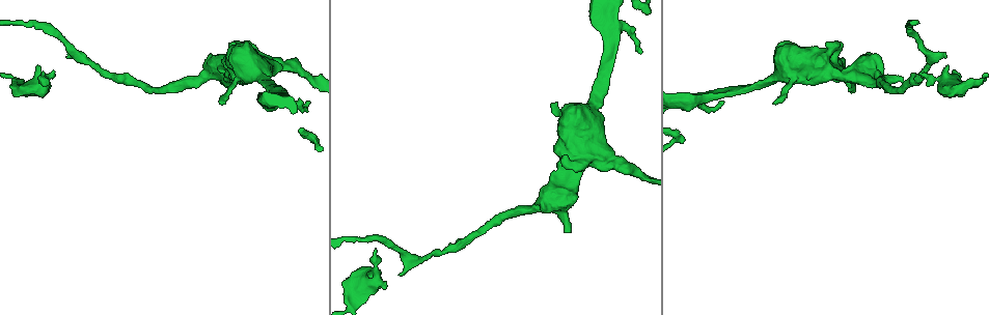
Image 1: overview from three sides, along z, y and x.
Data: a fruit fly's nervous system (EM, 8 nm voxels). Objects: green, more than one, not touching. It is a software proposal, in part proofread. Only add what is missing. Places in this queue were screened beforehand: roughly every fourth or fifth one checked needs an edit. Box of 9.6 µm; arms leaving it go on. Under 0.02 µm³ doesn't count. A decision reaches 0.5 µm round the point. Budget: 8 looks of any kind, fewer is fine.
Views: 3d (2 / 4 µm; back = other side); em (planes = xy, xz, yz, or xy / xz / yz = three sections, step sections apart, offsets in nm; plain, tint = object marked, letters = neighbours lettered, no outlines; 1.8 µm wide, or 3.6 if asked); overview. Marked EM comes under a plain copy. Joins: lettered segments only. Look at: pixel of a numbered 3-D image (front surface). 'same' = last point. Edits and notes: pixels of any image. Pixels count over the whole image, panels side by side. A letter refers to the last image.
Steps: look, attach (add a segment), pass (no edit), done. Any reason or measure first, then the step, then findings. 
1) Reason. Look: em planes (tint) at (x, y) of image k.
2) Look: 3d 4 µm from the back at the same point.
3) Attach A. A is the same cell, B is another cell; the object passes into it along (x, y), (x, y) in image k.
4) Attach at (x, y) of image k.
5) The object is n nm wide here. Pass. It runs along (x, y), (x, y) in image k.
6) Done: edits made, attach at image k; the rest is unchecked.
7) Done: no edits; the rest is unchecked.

Free end. Look: 3d 2 µm at (919, 73) of image 1.

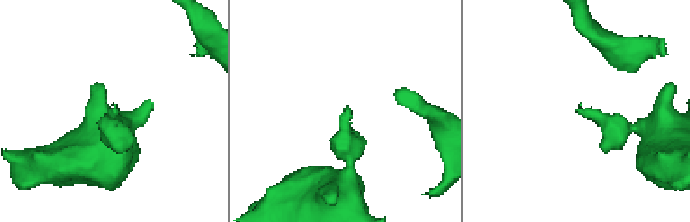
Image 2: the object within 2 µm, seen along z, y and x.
Look: em yz step 8 (tint) at (347, 111) of image 2.

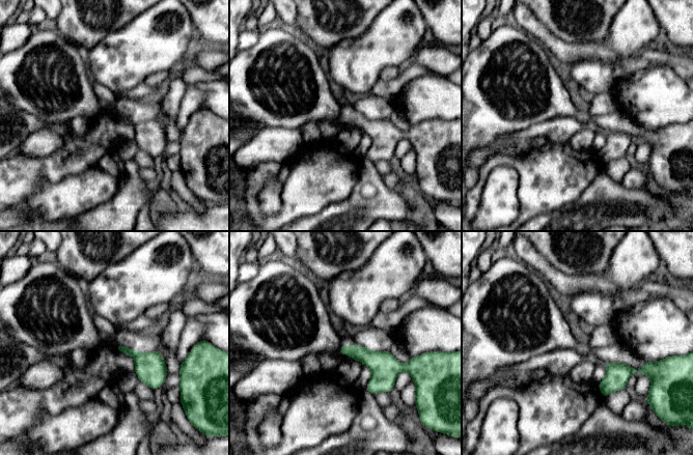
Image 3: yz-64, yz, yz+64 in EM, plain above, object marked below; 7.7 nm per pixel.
Look: em planes (letters) at the same point.

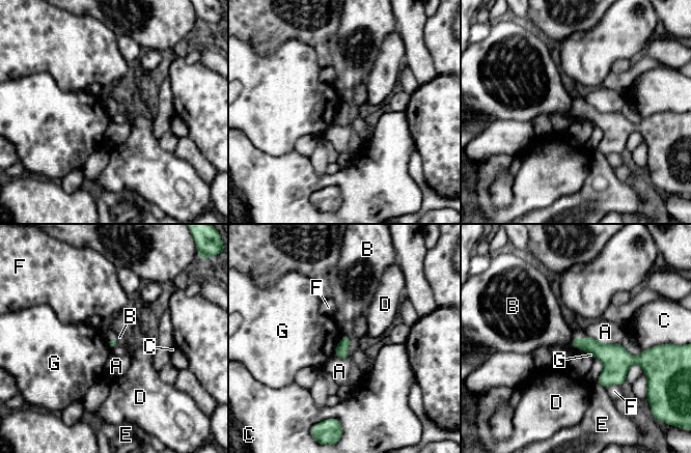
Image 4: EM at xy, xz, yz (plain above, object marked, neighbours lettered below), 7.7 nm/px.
The longest contact is with A, 220 nm. Pass. A, B, C, D, E, F and G are other cells; none of them fits.

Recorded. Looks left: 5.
Branch stops here. Look: em xz step 8 (letters) at (567, 232) of image 1.

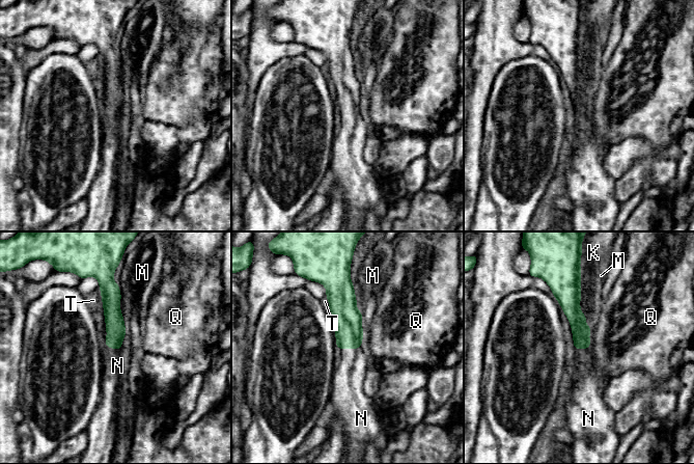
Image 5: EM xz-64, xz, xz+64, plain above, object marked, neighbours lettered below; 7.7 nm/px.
Look: em planes (letters) at the same point.

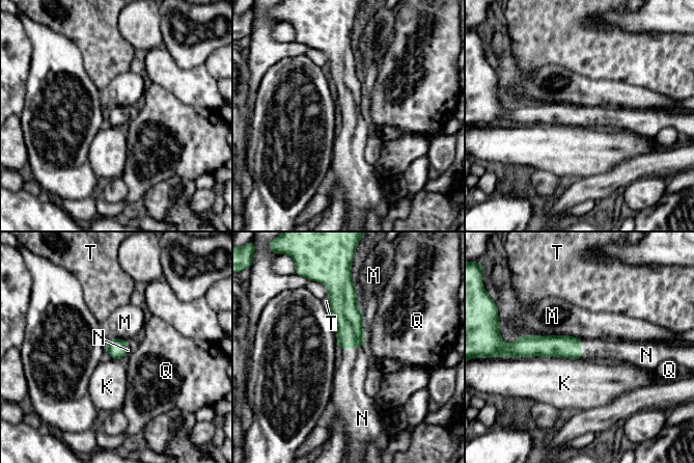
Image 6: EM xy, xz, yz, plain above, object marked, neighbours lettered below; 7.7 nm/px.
Attach N. N is the same cell, K, M, Q and T are other cells; the cell continues.

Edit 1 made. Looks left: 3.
Thick end. Look: em 3.6 µm planes (letters) at (562, 163) of image 1.

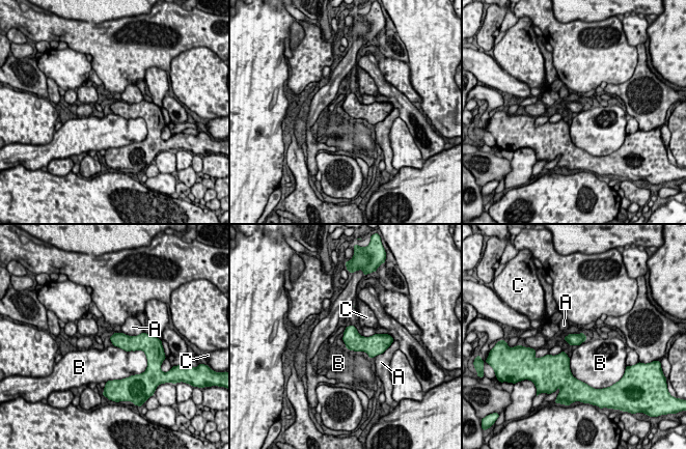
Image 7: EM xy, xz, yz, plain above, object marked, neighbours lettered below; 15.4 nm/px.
Pass. A, B and C are other cells; no lettered segment goes on from it.

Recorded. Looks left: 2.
Done: edits made, attach at image 6; the rest is unchecked.

